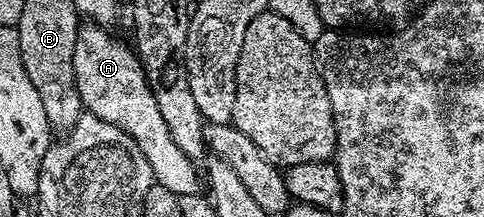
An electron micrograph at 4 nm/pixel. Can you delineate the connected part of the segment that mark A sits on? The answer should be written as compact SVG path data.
M83 25L79 28L73 53L73 73L77 81L77 93L86 112L109 121L111 125L117 125L119 129L125 129L125 133L137 141L137 149L145 153L158 186L169 189L169 193L177 196L200 194L200 172L199 175L195 172L196 164L185 157L177 141L173 141L173 133L169 133L169 125L165 125L165 117L161 117L157 97L153 97L149 89L139 56L128 44L126 47L107 31L110 30L103 25Z

